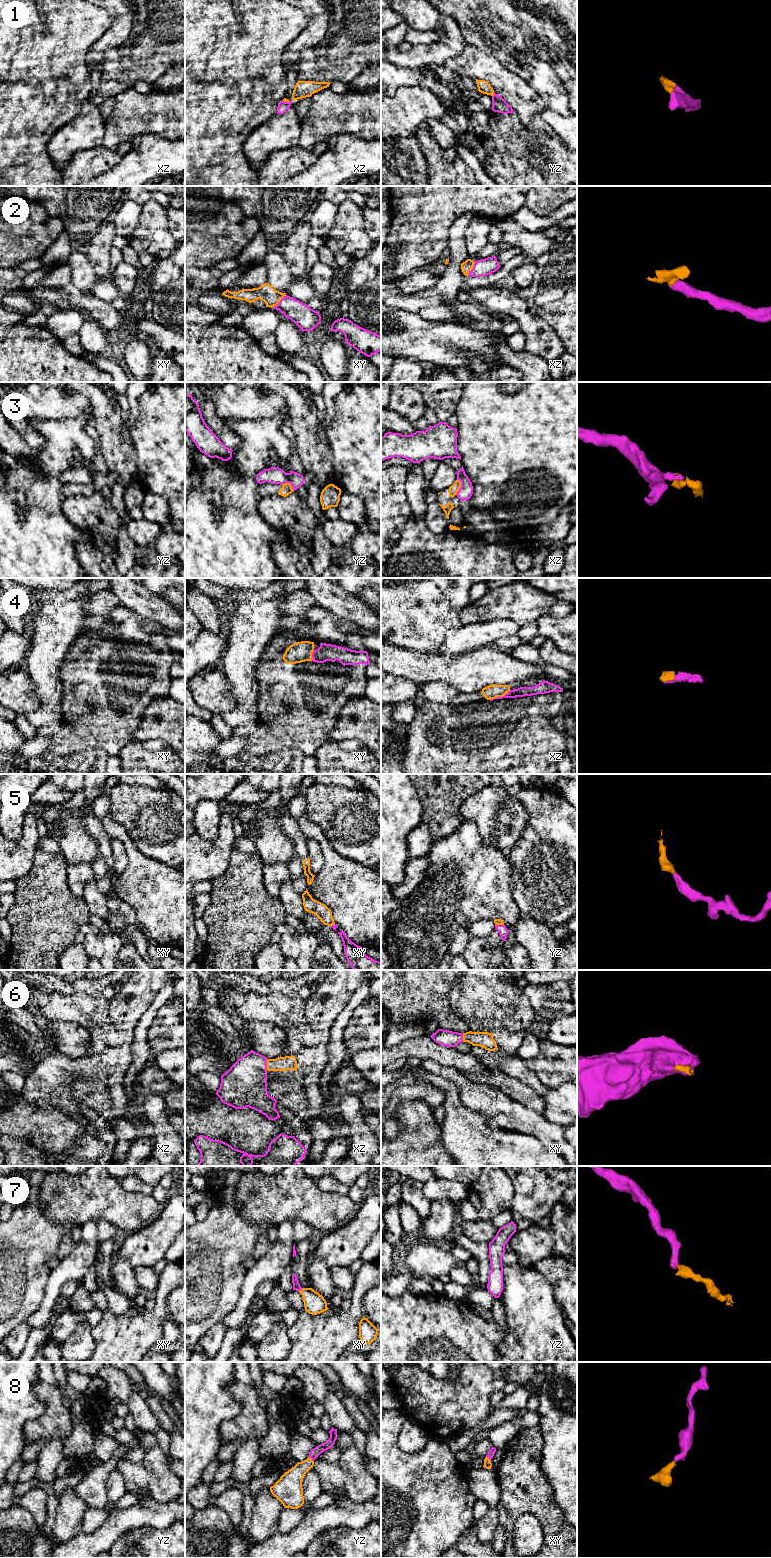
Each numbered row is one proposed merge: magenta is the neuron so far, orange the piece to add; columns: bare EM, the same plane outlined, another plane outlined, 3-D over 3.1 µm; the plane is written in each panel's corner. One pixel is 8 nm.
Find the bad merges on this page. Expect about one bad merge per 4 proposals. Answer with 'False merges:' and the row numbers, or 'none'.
False merges: 3

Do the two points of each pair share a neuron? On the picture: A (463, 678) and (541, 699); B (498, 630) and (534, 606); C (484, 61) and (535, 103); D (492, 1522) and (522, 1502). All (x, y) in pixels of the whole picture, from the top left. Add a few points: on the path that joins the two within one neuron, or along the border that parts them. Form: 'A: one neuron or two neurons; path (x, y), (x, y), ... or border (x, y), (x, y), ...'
A: two neurons; border (511, 682), (507, 684), (489, 684), (480, 691)
B: two neurons; border (489, 620), (509, 619), (519, 626)
C: one neuron; path (497, 74), (522, 98)
D: two neurons; border (495, 1508), (498, 1523)

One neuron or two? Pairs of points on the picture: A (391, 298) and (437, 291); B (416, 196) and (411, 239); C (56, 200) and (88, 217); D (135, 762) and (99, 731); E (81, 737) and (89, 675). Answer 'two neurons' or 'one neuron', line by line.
A: one neuron
B: one neuron
C: one neuron
D: two neurons
E: one neuron

